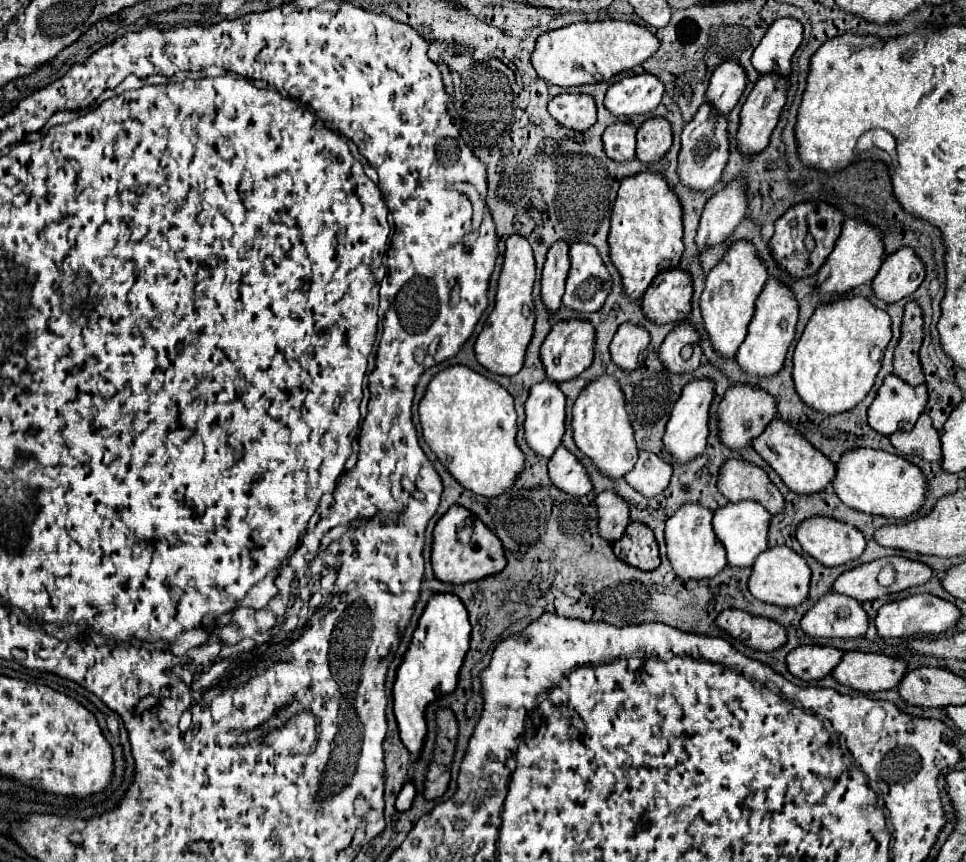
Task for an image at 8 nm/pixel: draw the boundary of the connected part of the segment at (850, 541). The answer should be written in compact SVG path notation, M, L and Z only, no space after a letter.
M811 517L797 529L797 541L803 551L825 567L839 567L855 561L865 551L865 537L859 529L831 521L829 517Z

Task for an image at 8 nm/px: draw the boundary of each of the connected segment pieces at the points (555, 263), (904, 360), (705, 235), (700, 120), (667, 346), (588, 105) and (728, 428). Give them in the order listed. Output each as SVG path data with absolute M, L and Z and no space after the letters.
M555 243L549 253L543 267L543 279L541 279L541 301L549 313L555 313L561 307L561 295L565 289L567 269L569 269L569 257L567 257L569 245Z
M911 301L905 305L901 337L893 355L893 373L905 383L917 387L925 383L923 369L919 363L919 347L923 341L923 317L921 307Z
M733 181L707 201L695 237L697 251L703 253L707 247L719 245L731 237L735 227L743 221L745 211L745 185L743 181Z
M707 103L699 107L699 113L693 117L691 125L683 127L681 133L681 151L677 163L679 181L691 191L709 191L723 173L723 167L729 159L729 139L727 139L727 119L719 117Z
M679 323L659 347L659 359L671 373L691 373L701 365L699 333L687 325Z
M563 93L549 101L549 115L563 127L573 131L585 131L593 125L593 117L597 119L595 101L591 95L575 95Z
M733 385L727 389L725 397L721 399L717 407L717 427L719 427L719 441L735 451L741 451L753 443L755 437L759 437L765 427L775 417L775 401L767 397L761 389L749 387L749 385Z

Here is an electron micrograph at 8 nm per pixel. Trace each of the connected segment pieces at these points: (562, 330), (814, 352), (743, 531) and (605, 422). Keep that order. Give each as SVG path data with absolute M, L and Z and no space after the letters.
M569 319L555 323L541 345L541 363L545 367L547 379L551 379L553 383L565 383L579 377L593 361L593 343L595 343L595 329L589 321Z
M863 297L823 303L815 309L793 355L793 381L805 405L835 415L851 411L871 391L881 361L871 361L873 347L885 349L891 339L891 319Z
M727 503L713 513L713 529L727 551L731 567L753 567L755 557L767 549L769 519L771 515L759 503Z
M605 375L599 381L587 385L587 389L583 389L583 393L577 397L573 405L571 427L573 427L575 445L593 461L593 465L599 469L603 477L617 481L635 467L639 453L635 447L631 423L627 421L623 393L613 377Z

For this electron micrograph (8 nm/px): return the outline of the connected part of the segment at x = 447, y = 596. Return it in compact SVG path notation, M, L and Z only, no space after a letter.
M433 593L419 617L417 629L413 631L413 639L401 659L393 683L393 713L397 719L401 741L413 757L419 755L427 733L423 717L425 705L439 695L451 693L455 689L463 657L469 649L469 635L471 625L463 601L455 593Z

